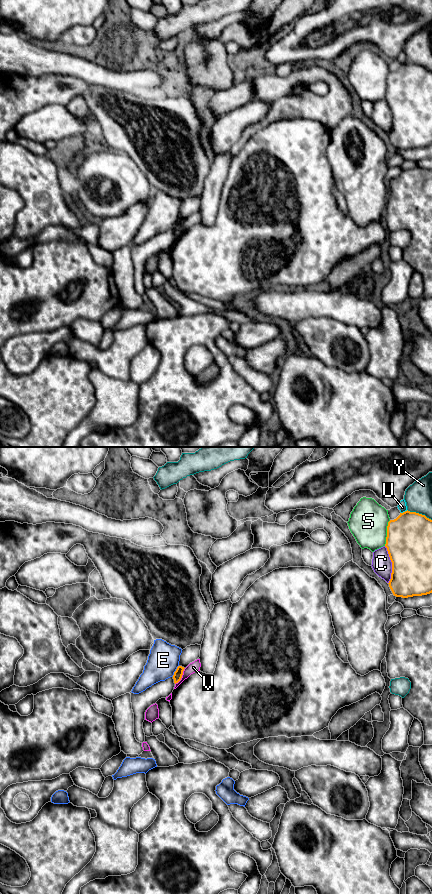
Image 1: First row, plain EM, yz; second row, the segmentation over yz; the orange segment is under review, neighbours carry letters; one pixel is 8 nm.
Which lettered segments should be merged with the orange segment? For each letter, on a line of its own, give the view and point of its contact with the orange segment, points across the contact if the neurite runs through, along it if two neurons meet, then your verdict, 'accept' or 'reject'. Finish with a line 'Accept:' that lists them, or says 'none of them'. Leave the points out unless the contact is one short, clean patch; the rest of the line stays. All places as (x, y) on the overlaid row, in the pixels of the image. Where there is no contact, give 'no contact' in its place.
C: contact yz (392, 565); reject
E: contact yz (176, 670); reject
S: contact yz (387, 533); reject
U: contact yz (405, 511); reject
V: contact yz (181, 676); accept
Y: contact yz (418, 513); reject
Accept: V

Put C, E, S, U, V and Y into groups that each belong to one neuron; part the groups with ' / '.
C / E / S / U / V / Y

